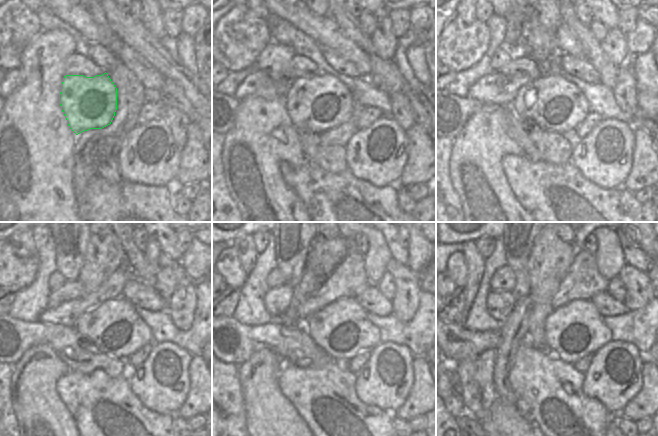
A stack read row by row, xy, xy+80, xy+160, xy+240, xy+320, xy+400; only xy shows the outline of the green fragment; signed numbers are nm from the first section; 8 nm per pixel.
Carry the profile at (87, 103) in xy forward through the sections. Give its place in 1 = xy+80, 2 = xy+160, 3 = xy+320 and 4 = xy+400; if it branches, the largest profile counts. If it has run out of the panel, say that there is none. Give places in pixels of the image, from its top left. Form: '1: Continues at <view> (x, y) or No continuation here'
1: Continues at xy+80 (316, 104)
2: Continues at xy+160 (555, 104)
3: Continues at xy+320 (342, 329)
4: Continues at xy+400 (572, 331).

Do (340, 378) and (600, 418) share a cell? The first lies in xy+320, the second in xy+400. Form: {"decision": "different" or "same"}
{"decision": "same"}

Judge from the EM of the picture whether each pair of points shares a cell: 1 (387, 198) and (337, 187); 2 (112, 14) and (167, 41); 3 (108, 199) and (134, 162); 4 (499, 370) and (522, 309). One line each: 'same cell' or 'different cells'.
1: same cell
2: different cells
3: different cells
4: same cell

